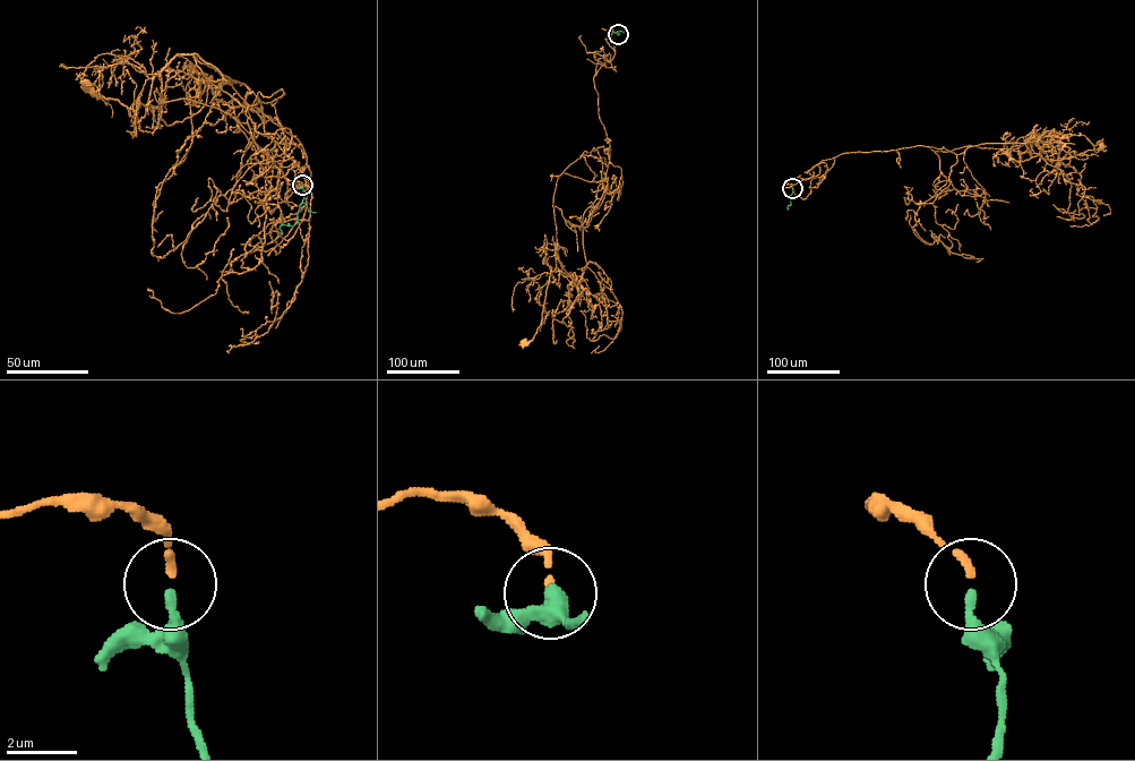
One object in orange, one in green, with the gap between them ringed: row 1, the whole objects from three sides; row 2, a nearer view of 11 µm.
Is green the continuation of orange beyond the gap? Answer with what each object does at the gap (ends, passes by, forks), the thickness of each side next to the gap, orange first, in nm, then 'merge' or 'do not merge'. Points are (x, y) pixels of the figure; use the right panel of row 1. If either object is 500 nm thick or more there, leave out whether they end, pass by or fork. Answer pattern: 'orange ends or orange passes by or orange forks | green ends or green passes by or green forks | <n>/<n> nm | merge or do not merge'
orange ends | green ends | 240/280 nm | merge

